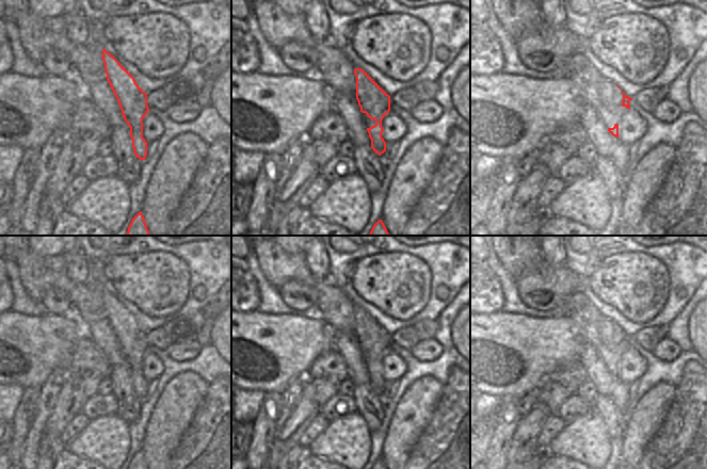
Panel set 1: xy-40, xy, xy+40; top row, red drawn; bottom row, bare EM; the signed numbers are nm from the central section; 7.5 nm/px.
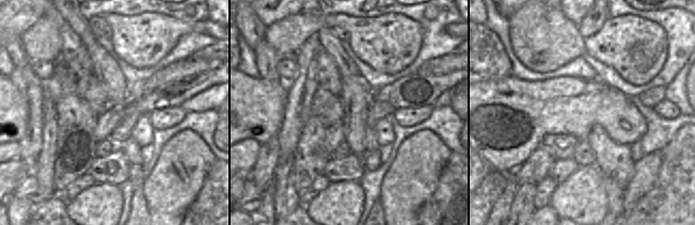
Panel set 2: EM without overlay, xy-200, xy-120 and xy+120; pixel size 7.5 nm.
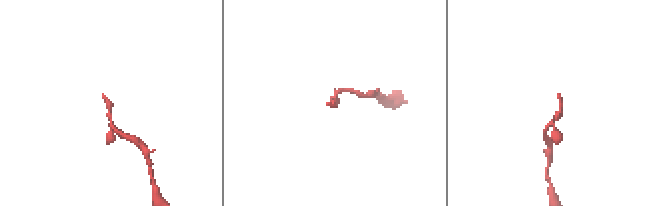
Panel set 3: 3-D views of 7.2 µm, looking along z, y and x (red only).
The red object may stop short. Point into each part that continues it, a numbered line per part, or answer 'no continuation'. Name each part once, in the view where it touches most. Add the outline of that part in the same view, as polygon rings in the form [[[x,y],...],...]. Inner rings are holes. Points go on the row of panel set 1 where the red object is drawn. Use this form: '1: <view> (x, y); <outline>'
1: xy-40 (97, 48); [[[90,39],[90,44],[92,46],[92,48],[97,51],[101,56],[102,56],[102,50],[105,49],[103,47],[99,46],[99,45],[95,45],[91,39]]]

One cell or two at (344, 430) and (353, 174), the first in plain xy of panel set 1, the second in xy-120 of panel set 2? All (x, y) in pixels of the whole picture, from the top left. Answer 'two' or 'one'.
two

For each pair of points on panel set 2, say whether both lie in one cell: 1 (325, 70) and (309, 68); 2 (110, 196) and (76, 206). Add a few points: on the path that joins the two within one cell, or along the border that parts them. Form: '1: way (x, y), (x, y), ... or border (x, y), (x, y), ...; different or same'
1: border (322, 49), (316, 53), (316, 80), (318, 85); different
2: way (101, 204), (99, 206), (84, 206); same

